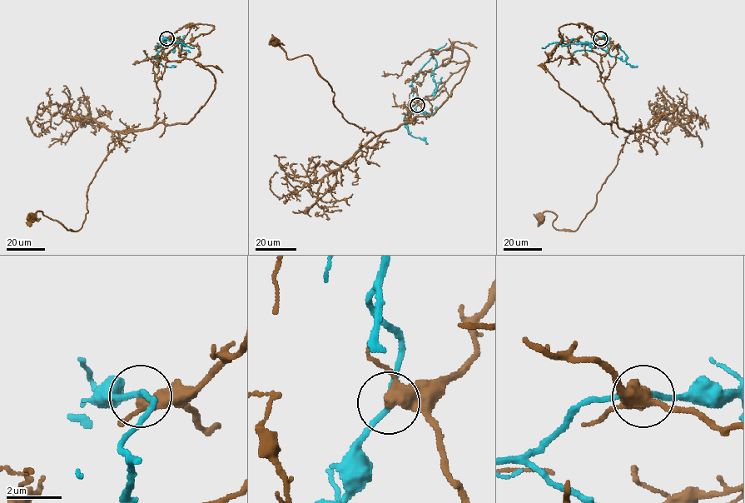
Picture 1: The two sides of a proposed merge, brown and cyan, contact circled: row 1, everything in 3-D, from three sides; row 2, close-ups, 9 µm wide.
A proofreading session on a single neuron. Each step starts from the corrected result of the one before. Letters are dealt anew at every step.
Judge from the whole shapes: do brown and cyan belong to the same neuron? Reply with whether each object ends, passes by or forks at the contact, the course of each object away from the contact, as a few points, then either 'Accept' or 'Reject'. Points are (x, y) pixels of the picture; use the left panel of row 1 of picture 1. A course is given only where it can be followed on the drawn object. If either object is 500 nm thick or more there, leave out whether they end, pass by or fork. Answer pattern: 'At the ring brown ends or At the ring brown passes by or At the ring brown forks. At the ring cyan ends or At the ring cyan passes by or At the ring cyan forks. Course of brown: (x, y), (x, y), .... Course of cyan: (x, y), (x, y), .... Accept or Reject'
At the ring brown passes by. At the ring cyan passes by. Course of brown: (166, 37), (213, 26), (191, 43), (213, 76), (208, 100), (186, 123), (115, 142), (80, 229), (32, 217). Course of cyan: (166, 37), (166, 42), (161, 42), (166, 39), (181, 42), (183, 46), (184, 43), (182, 50), (190, 52). Reject

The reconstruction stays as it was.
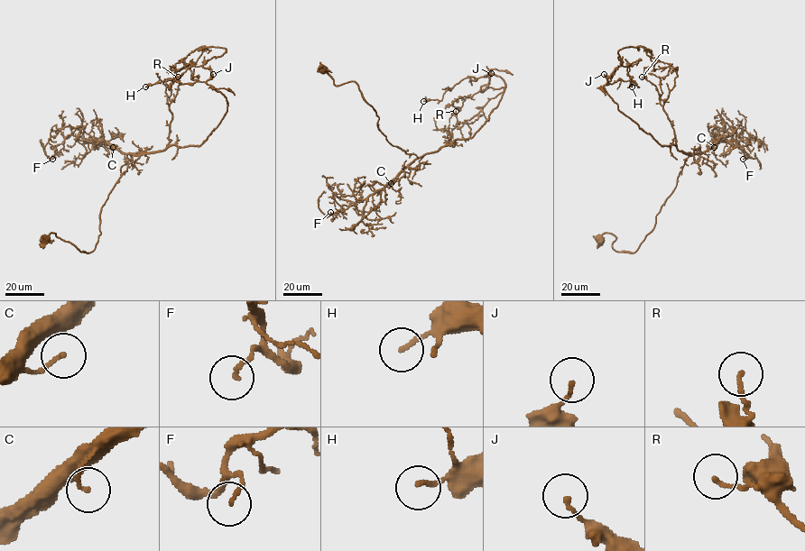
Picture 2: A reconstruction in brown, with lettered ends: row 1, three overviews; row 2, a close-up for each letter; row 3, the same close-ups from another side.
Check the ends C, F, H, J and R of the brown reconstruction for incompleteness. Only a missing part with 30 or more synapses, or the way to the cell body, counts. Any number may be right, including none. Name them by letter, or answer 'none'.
none

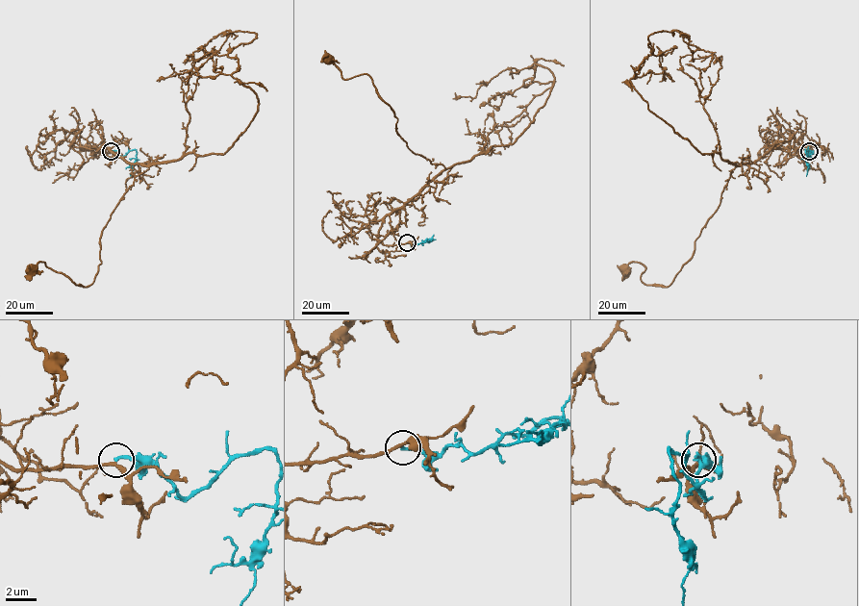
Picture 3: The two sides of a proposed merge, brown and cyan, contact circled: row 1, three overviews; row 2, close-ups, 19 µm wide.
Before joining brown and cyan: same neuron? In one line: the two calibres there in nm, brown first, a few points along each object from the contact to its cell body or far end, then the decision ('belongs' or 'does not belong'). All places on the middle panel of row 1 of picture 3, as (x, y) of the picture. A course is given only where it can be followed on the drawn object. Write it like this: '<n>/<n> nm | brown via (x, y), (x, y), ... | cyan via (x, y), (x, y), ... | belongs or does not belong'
220/240 nm | brown via (408, 242), (382, 242), (383, 219), (445, 167), (407, 146), (371, 78), (343, 79), (328, 61) | cyan via (408, 242), (419, 244), (432, 239), (426, 239) | does not belong

